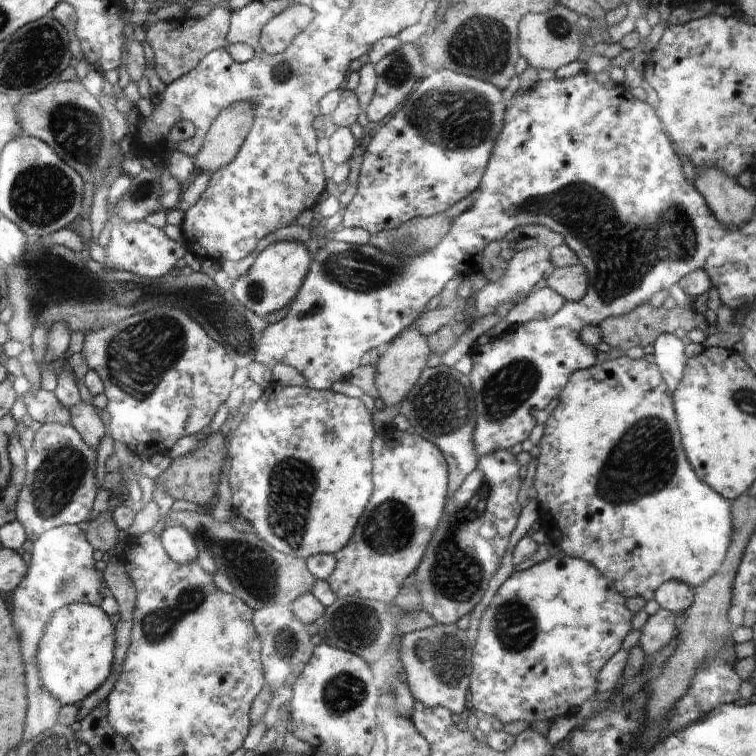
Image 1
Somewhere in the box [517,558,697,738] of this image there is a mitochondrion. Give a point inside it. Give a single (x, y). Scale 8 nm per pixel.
(630, 712)

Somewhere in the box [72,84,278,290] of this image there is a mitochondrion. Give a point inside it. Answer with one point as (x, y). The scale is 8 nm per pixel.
(142, 191)

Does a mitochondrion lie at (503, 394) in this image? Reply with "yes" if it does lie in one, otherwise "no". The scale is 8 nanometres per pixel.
yes

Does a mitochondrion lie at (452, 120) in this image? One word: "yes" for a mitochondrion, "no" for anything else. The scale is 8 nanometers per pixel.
yes

